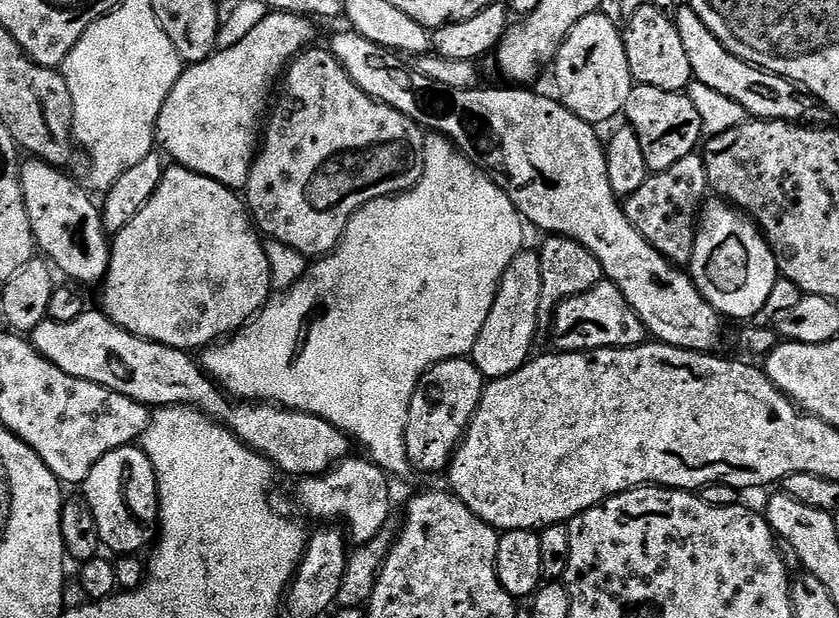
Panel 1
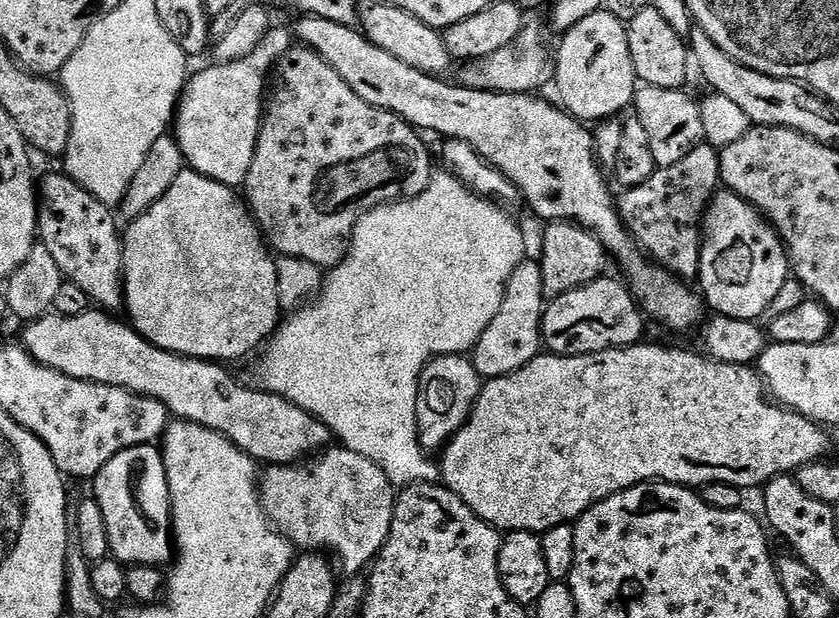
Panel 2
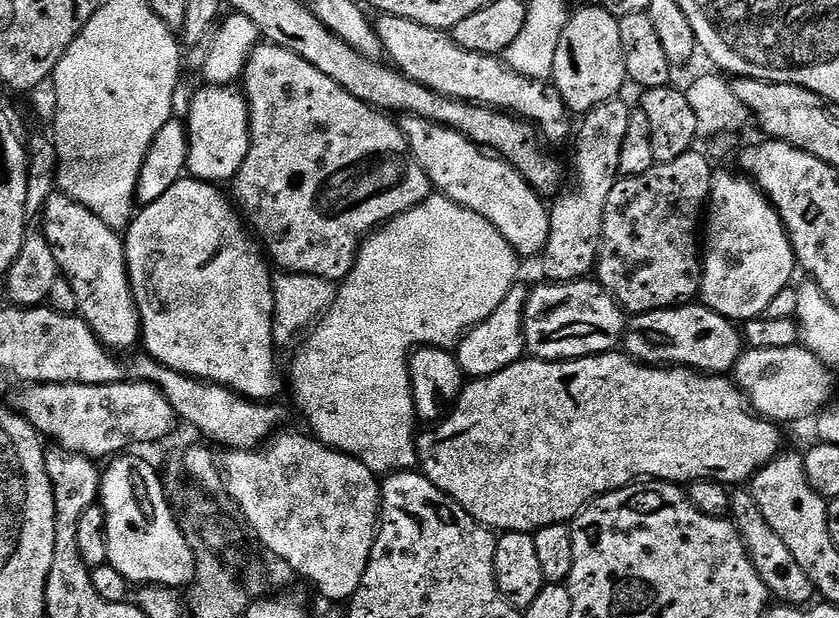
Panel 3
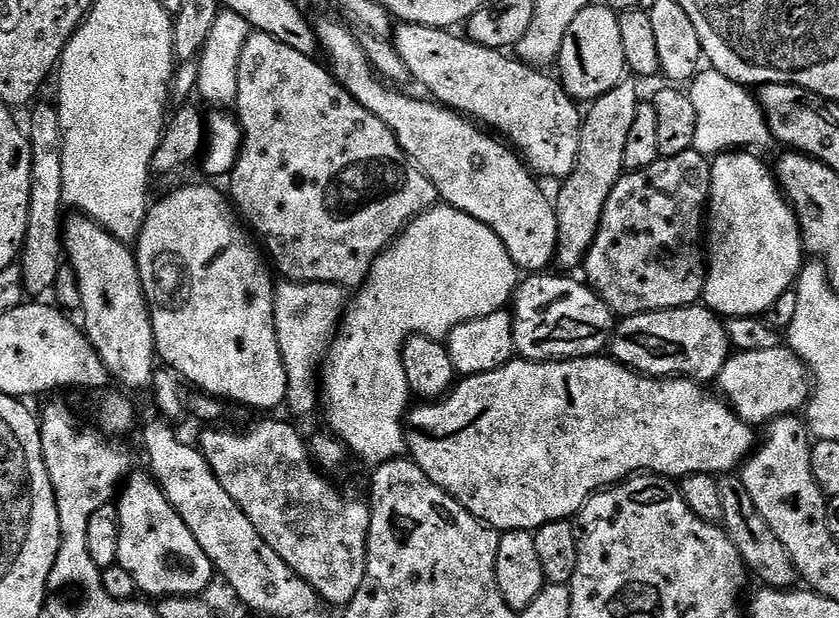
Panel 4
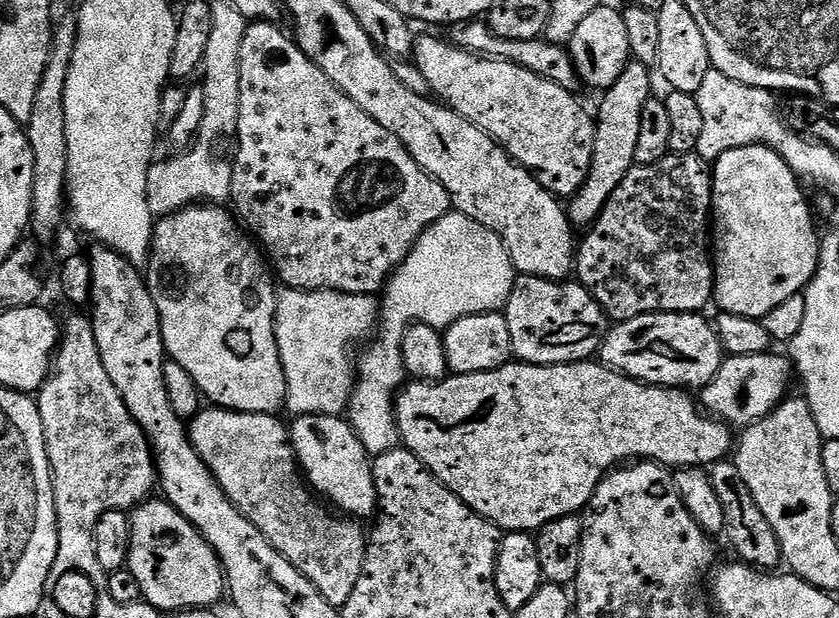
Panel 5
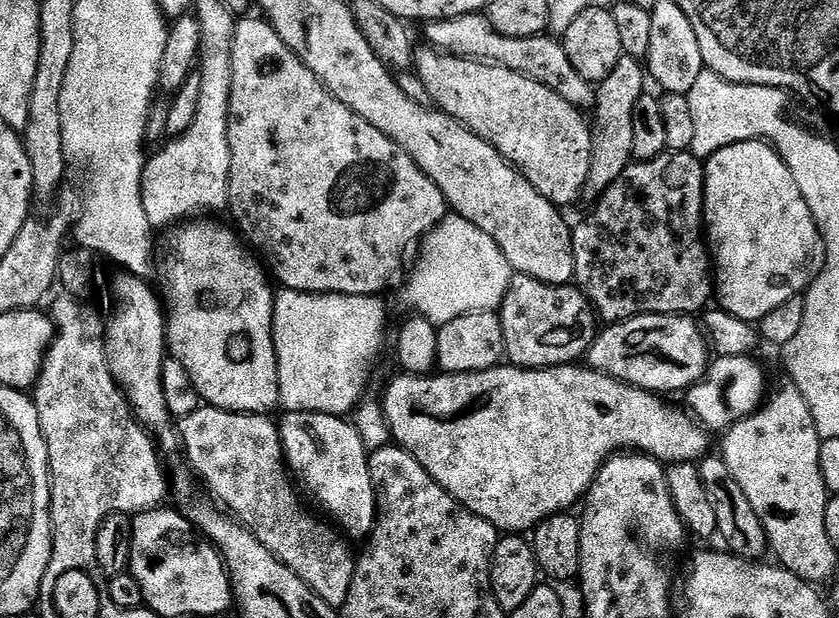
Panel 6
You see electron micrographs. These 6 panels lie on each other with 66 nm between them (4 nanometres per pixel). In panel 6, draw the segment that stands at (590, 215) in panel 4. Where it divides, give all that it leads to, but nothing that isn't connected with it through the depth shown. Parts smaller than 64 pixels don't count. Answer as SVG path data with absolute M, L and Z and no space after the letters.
M623 55L607 78L599 81L594 105L597 125L595 124L592 133L592 165L585 188L587 193L599 194L606 191L633 163L634 106L638 106L638 98L645 95L644 80L646 81L645 65L635 56Z

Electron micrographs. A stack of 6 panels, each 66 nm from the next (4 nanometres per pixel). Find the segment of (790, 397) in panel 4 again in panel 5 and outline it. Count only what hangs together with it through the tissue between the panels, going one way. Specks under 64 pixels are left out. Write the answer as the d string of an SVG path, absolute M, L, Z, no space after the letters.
M772 355L728 356L721 363L712 381L702 389L705 404L703 407L713 417L732 426L747 426L761 420L763 416L769 416L789 395L788 372L790 376L790 361L787 355Z

